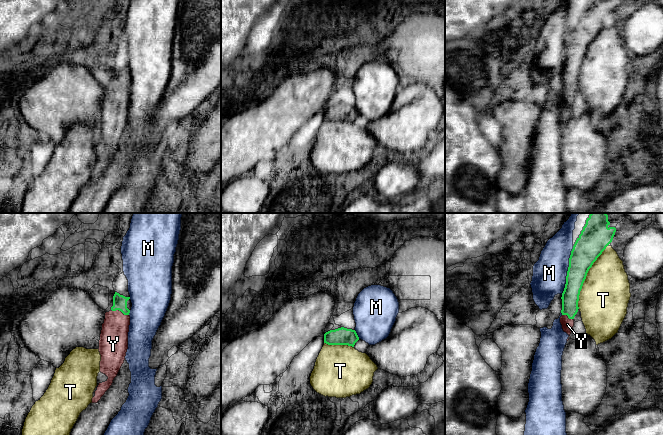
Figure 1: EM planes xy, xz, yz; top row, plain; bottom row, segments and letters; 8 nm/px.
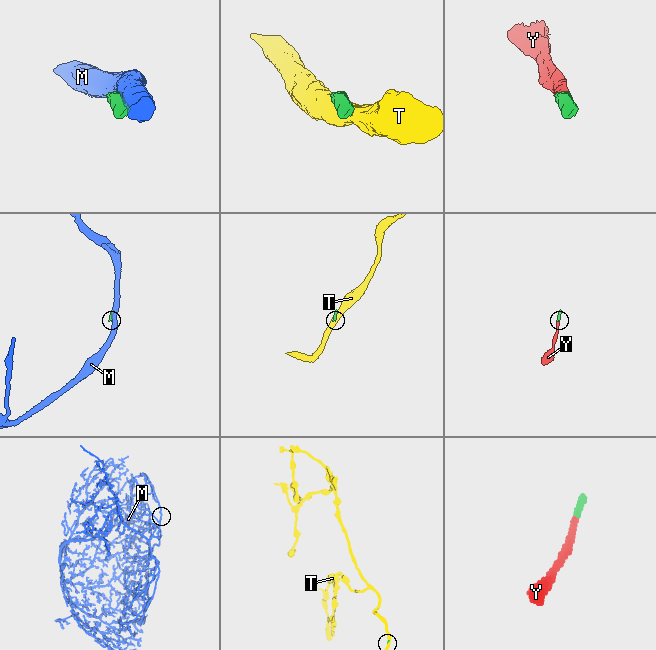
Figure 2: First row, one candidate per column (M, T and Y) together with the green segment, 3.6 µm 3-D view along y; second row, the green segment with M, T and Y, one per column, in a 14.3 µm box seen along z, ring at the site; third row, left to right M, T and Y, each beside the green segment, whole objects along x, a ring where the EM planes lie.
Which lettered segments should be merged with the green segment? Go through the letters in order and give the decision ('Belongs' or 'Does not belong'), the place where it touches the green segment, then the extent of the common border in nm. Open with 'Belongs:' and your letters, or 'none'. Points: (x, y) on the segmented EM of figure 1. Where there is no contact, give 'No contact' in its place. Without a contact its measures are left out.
Belongs: Y
M: Does not belong. Touches green at yz (568, 270). Shared border 400 nm
T: Does not belong. Touches green at yz (585, 277). Shared border 550 nm
Y: Belongs. Touches green at xy (120, 310). Shared border 150 nm

